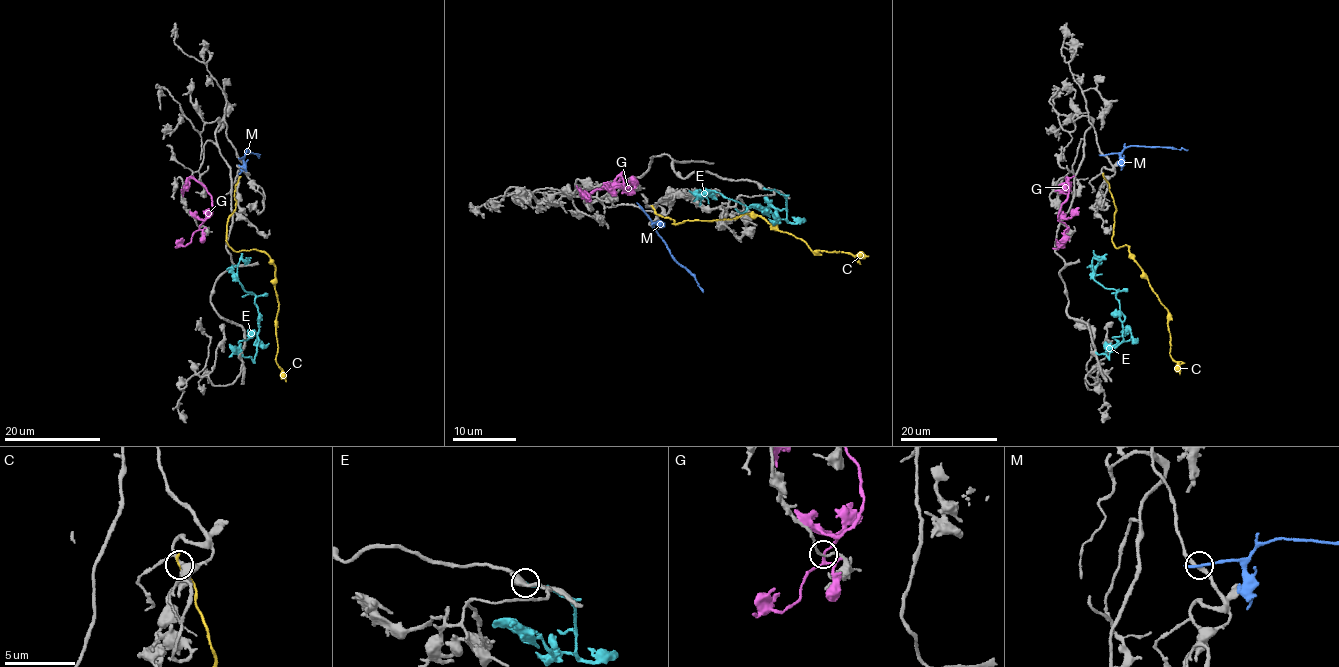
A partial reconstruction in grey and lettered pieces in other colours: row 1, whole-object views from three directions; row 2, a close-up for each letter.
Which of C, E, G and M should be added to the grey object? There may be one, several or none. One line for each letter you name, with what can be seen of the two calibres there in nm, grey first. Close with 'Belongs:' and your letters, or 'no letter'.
E: 400/200 nm
Belongs: E

